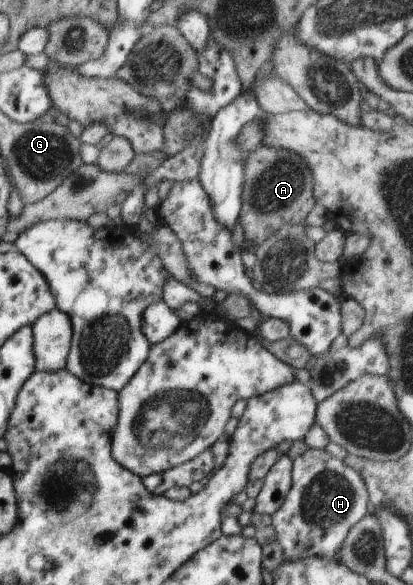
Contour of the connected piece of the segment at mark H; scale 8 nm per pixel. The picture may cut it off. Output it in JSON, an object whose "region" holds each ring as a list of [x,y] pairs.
{"region":[[[309,449],[293,461],[292,482],[284,503],[272,514],[272,526],[276,531],[276,541],[280,544],[284,559],[294,562],[308,556],[320,556],[328,560],[338,560],[342,544],[348,536],[350,528],[358,524],[371,509],[370,494],[364,478],[356,472],[356,468],[338,460],[325,449]]]}

